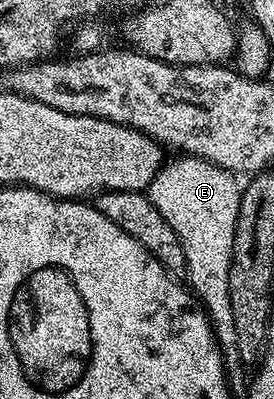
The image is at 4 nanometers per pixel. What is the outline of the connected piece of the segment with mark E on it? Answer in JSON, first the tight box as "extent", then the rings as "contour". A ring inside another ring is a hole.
{"extent":[145,155,241,374],"contour":[[[184,155],[183,160],[164,163],[163,167],[153,178],[153,182],[145,189],[147,195],[169,226],[173,226],[173,234],[183,247],[187,270],[186,283],[190,291],[197,297],[202,311],[206,312],[211,329],[215,331],[215,340],[223,354],[223,362],[228,373],[235,374],[241,368],[239,351],[237,350],[237,330],[233,326],[233,306],[229,303],[229,266],[231,265],[231,251],[233,250],[233,234],[239,217],[239,198],[241,184],[227,169],[211,164],[208,160],[200,160],[197,156]]]}

